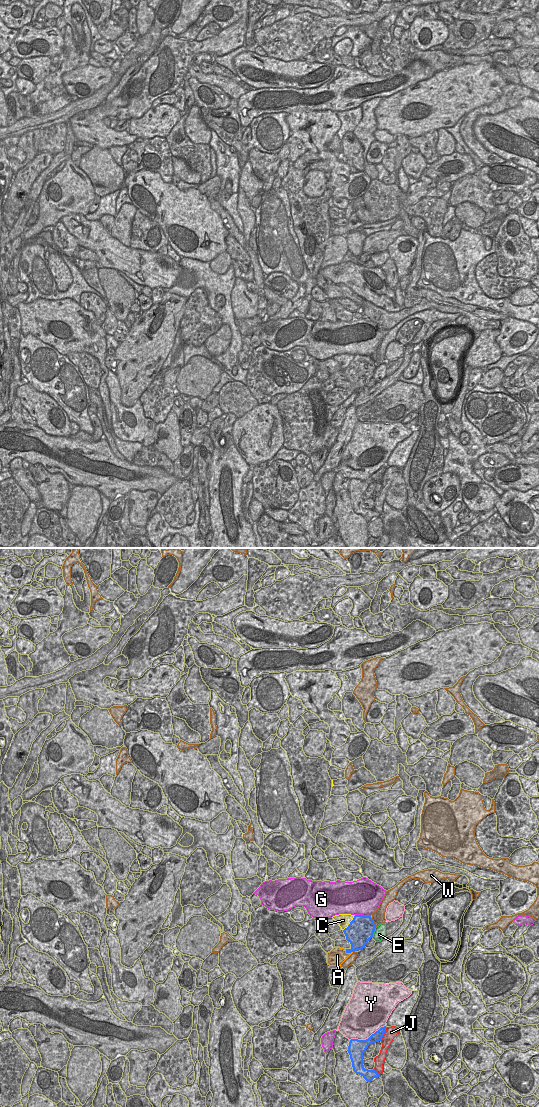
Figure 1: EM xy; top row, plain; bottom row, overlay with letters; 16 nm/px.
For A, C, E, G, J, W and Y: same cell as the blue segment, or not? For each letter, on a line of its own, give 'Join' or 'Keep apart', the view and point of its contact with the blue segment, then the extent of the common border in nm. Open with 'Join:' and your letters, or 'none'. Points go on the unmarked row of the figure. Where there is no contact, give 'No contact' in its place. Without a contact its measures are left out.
Join: none
A: Keep apart. Touches blue at xy (348, 392). Shared border 140 nm
C: Keep apart. Touches blue at xy (350, 363). Shared border 320 nm
E: Keep apart. Touches blue at xy (373, 372). Shared border 190 nm
G: Keep apart. Touches blue at xy (363, 356). Shared border 260 nm
J: Keep apart. Touches blue at xy (383, 474). Shared border 260 nm
W: Keep apart. Touches blue at xy (374, 363). Shared border 170 nm
Y: Keep apart. Touches blue at xy (368, 478). Shared border 600 nm

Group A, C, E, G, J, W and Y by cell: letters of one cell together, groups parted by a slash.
A / C / E / G / J / W / Y

